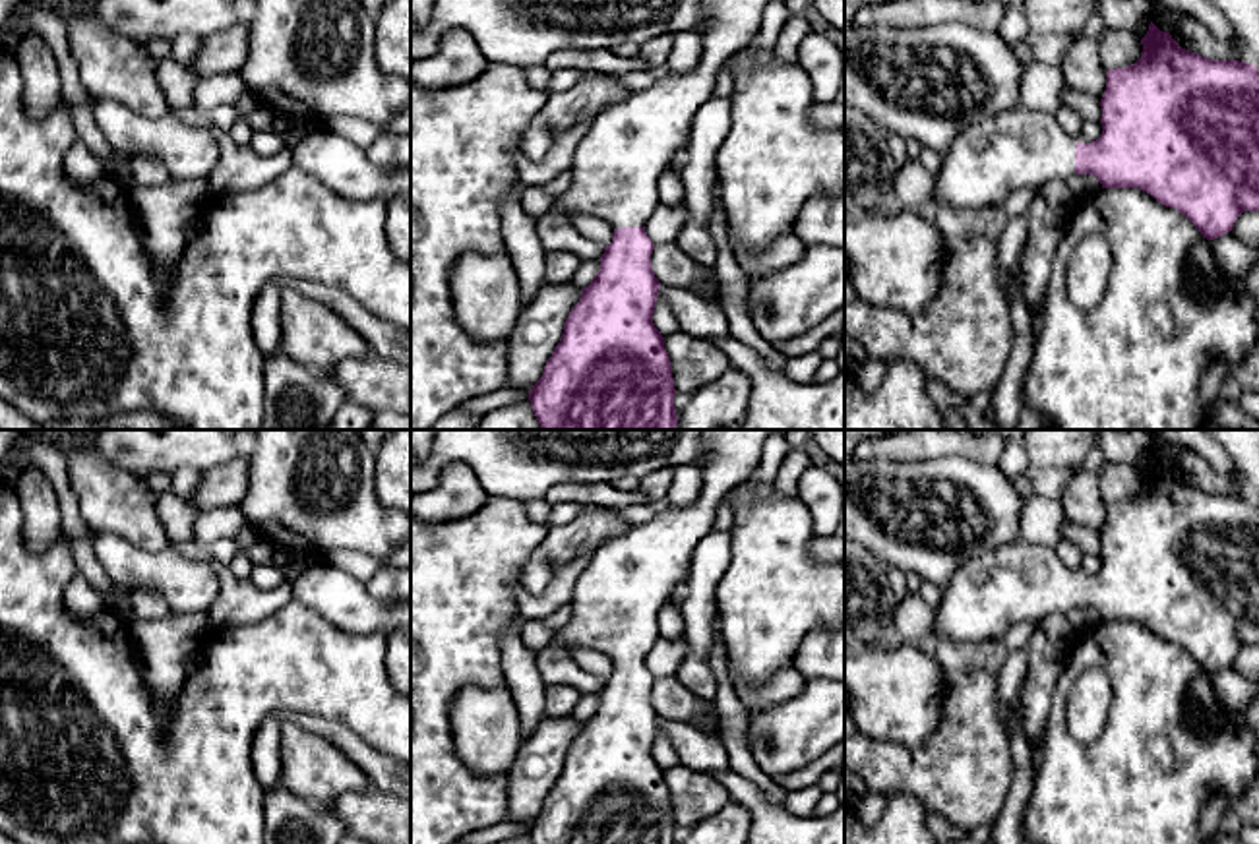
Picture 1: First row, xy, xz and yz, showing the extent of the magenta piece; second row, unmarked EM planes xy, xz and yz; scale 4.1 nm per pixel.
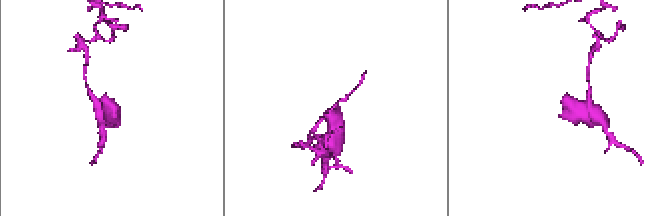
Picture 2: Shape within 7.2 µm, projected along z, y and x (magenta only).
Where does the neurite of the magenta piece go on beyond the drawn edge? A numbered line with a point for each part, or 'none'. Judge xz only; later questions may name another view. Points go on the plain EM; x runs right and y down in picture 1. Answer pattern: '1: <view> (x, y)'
1: xz (630, 577)

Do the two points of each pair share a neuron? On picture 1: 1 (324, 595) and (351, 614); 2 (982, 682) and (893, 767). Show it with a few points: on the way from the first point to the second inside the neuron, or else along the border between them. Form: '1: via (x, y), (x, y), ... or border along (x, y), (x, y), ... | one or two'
1: via (330, 595), (345, 608) | one
2: via (969, 709), (969, 719), (921, 767) | one

